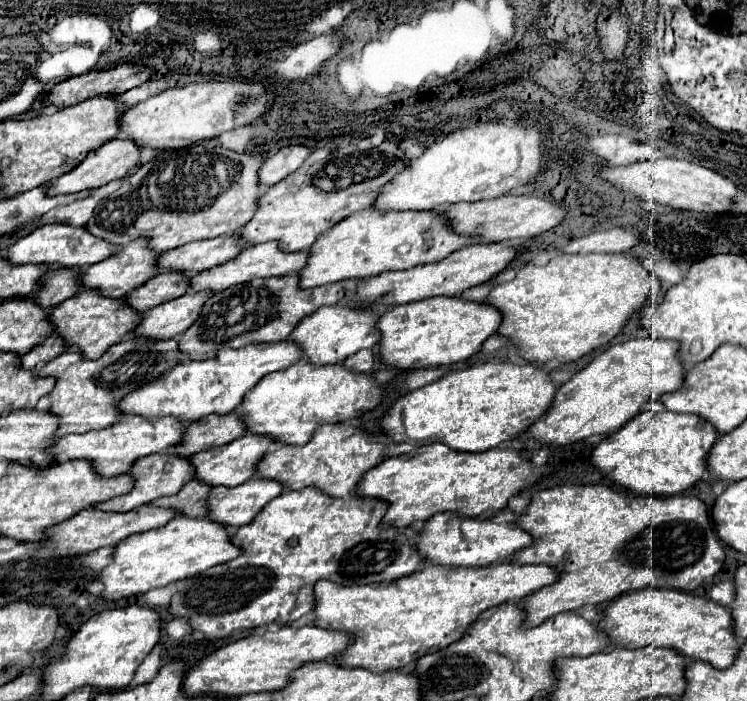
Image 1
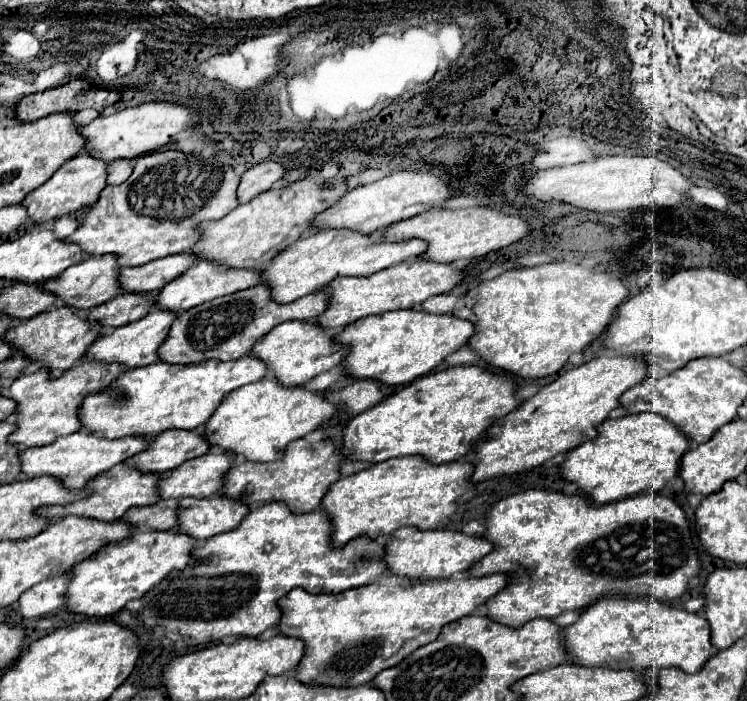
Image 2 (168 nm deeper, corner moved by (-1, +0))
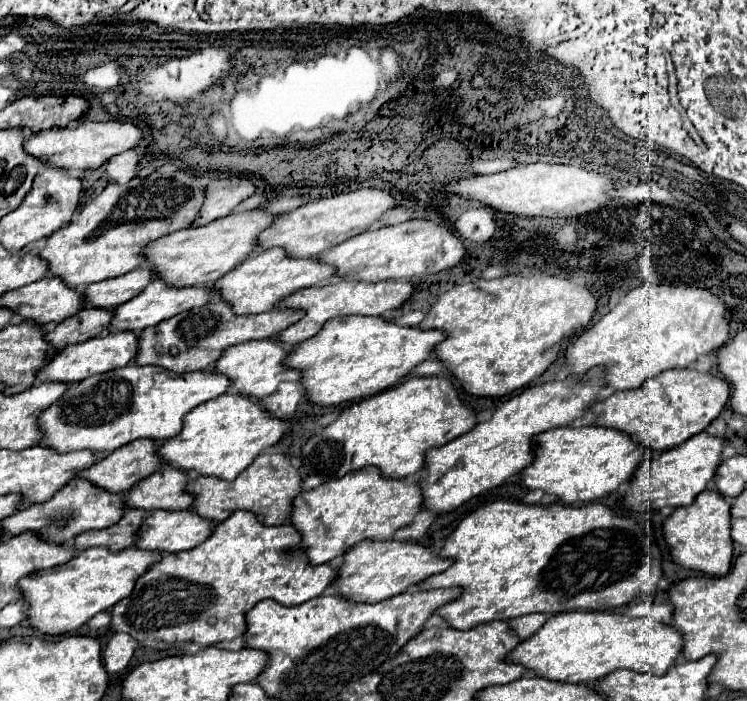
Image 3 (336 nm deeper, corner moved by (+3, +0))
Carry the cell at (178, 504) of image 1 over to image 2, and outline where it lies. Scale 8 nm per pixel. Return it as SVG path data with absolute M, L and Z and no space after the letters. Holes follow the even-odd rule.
M162 498L152 506L130 508L122 520L142 530L172 530L178 526L178 504L176 498Z

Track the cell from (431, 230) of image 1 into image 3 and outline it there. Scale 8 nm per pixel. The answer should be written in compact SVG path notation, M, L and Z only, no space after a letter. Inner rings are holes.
M272 248L258 252L256 256L246 258L240 262L234 270L230 270L226 276L216 280L212 284L212 290L220 294L220 298L232 306L232 312L238 316L250 316L272 310L280 300L290 296L292 292L298 292L302 288L310 286L322 286L328 284L328 280L334 276L334 268L328 264L322 264L318 260L296 260L288 258L282 248Z

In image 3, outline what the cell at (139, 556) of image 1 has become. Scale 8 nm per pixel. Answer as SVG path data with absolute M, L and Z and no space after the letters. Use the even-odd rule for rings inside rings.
M88 548L70 562L32 572L18 582L22 600L28 604L28 622L44 636L60 636L74 632L94 614L110 610L116 602L128 596L136 584L136 576L146 572L150 564L160 560L160 552L126 548L124 552L106 552L106 548Z

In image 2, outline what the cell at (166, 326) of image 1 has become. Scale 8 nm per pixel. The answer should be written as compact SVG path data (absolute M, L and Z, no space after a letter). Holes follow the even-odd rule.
M154 308L144 318L102 334L100 340L96 340L96 344L92 344L92 348L88 348L86 356L88 358L94 358L94 360L102 360L102 362L122 362L128 368L154 364L154 362L160 360L158 358L158 348L164 342L164 338L168 336L170 326L172 326L174 320L176 320L176 312Z

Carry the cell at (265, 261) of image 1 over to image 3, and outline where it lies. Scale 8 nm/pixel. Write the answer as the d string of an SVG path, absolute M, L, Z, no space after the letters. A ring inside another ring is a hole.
M154 280L138 296L134 296L132 300L114 308L114 316L112 316L112 322L108 326L108 332L126 332L126 330L140 332L142 328L156 326L162 320L168 320L180 312L204 306L210 300L218 300L218 294L210 288L166 288L166 284L162 280Z

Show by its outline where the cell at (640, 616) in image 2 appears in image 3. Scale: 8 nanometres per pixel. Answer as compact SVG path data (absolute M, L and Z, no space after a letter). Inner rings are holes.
M574 610L550 616L534 636L518 644L506 660L522 664L534 676L546 680L588 684L618 668L662 676L680 658L680 648L682 636L668 624L612 612Z

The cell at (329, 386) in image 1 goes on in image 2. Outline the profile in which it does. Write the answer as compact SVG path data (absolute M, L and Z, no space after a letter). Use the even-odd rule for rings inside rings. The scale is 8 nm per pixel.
M264 376L258 382L246 384L224 398L220 410L212 414L204 436L212 446L242 454L252 462L272 462L284 456L284 448L306 434L314 432L322 422L336 414L336 404L328 402L324 394L312 392L306 386L284 386L274 376Z

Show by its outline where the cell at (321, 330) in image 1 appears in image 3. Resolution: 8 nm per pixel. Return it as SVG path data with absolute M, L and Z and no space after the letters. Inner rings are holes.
M274 338L252 340L252 342L244 342L244 344L224 350L222 356L216 360L216 364L210 368L210 372L224 374L230 380L228 392L236 392L236 394L252 398L252 400L262 400L264 396L270 396L280 382L300 380L298 370L282 366L286 356L288 356L288 350L284 350L284 346Z

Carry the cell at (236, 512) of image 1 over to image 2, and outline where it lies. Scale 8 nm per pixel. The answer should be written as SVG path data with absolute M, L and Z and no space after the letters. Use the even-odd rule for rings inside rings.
M212 496L212 498L182 498L178 530L196 540L208 540L216 534L238 528L250 508L242 498Z

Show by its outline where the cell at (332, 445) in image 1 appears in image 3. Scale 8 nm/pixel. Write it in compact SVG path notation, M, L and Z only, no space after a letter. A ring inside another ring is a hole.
M260 454L254 462L236 476L236 480L212 480L212 478L192 478L186 488L186 494L194 496L194 504L190 506L200 518L210 522L222 522L236 510L252 512L262 520L264 526L280 526L288 520L292 498L302 492L302 476L290 464L290 458L284 454Z

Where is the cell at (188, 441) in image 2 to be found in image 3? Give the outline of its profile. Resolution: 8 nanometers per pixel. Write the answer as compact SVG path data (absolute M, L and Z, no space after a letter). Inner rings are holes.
M134 440L100 458L76 476L92 482L106 492L118 494L128 492L132 484L138 484L140 480L144 480L144 476L150 476L160 468L162 464L156 464L156 442Z

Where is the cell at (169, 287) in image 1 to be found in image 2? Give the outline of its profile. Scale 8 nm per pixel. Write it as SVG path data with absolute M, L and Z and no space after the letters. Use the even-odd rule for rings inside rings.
M122 292L110 302L90 310L88 318L98 320L106 328L116 328L116 326L124 326L128 322L140 320L152 308L156 308L156 294Z

